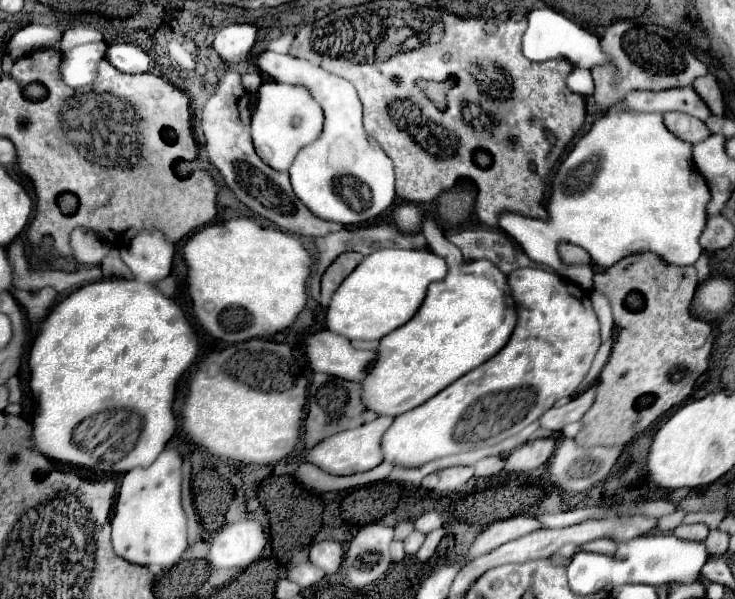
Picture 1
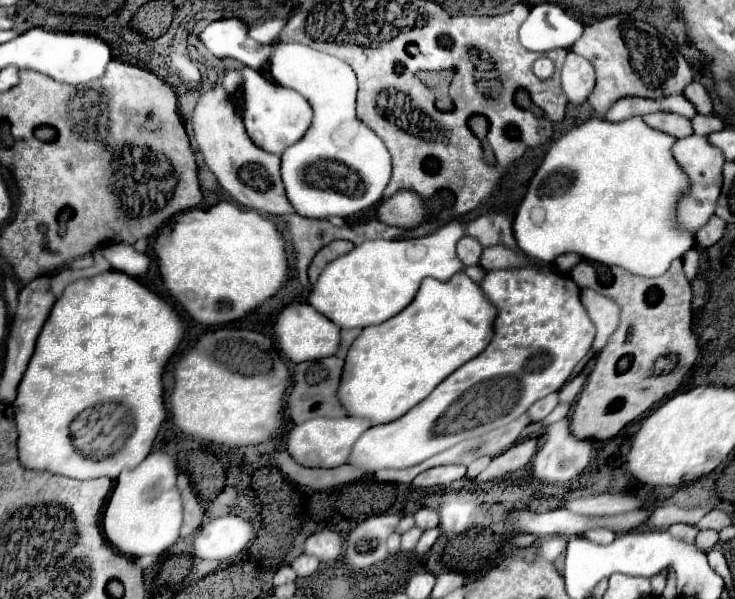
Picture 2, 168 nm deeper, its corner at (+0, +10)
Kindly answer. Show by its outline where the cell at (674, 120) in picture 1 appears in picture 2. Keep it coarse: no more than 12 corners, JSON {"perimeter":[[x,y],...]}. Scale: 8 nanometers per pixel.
{"perimeter":[[647,114],[645,124],[675,138],[691,136],[689,120],[677,114]]}

